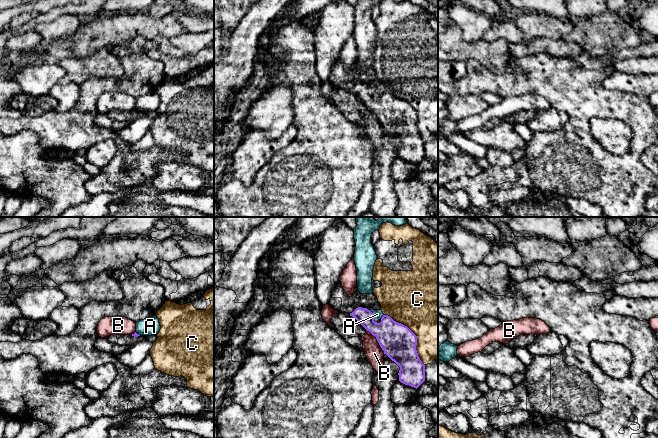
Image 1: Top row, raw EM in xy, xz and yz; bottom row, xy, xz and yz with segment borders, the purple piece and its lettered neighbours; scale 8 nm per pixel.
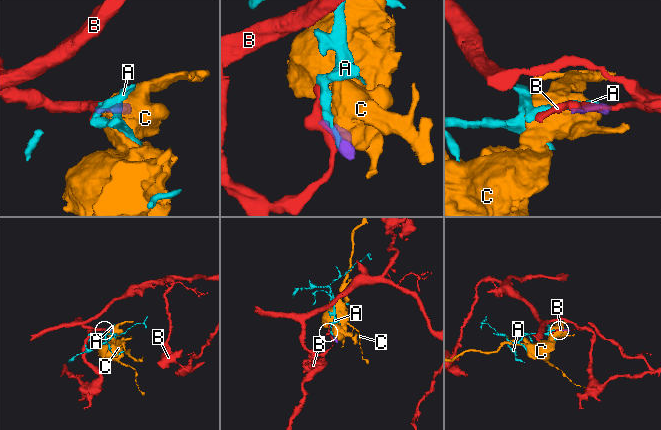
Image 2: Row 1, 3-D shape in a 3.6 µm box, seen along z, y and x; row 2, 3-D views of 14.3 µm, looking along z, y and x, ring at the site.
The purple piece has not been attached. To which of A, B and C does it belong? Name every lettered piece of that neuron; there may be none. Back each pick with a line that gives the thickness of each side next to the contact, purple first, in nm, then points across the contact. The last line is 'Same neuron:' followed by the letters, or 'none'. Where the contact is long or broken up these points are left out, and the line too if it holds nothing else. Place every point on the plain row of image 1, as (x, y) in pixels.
Same neuron: none

